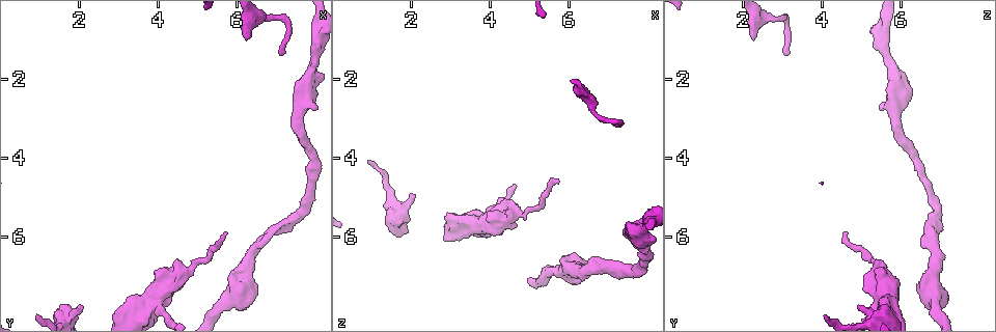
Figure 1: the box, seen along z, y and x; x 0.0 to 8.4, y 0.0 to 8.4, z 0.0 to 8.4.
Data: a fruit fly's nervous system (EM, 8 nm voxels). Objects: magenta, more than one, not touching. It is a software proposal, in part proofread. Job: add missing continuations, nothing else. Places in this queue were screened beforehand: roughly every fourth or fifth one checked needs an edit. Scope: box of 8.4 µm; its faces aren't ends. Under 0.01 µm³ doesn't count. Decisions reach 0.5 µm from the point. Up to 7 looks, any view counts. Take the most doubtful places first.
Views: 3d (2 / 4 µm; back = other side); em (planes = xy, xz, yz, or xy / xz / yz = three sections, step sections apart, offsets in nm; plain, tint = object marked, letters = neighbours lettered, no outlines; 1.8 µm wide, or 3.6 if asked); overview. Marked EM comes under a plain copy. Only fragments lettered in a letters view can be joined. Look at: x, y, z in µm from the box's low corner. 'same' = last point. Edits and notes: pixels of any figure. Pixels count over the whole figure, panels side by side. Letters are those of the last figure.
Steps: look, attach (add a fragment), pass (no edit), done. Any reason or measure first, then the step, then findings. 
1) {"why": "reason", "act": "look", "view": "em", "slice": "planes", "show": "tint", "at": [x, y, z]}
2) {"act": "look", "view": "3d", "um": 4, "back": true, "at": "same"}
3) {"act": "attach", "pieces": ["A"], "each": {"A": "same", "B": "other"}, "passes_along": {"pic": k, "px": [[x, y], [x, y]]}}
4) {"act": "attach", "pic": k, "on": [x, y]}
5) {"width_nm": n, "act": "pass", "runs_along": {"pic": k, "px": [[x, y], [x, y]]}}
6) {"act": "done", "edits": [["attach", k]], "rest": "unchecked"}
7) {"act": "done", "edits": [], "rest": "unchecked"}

{"why": "free end", "act": "look", "view": "3d", "um": 2, "at": [2.15, 7.70, 4.95]}

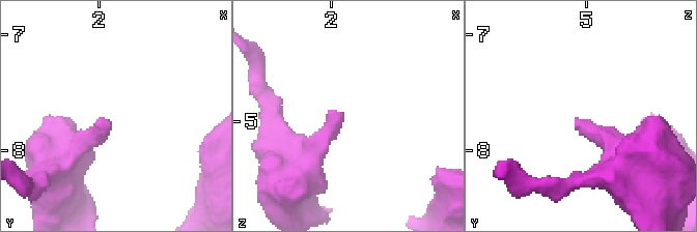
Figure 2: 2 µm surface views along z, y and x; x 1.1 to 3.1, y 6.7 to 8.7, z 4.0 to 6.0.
{"why": "need the tissue", "act": "look", "view": "em", "slice": "planes", "show": "letters", "at": [2.08, 7.76, 4.92]}

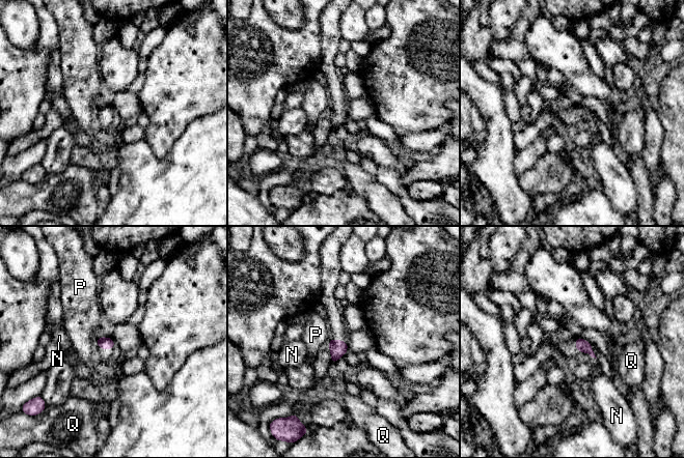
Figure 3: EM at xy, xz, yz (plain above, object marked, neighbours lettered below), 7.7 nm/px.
{"width_nm": 100, "longest_contact_nm": ["P", 90], "act": "pass", "each": {"N": "other", "P": "other", "Q": "other"}, "found": "no lettered fragment goes on from it"}

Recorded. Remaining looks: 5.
{"why": "calibre changes", "act": "look", "view": "em", "slice": "planes", "show": "letters", "at": [6.20, 6.70, 6.85]}

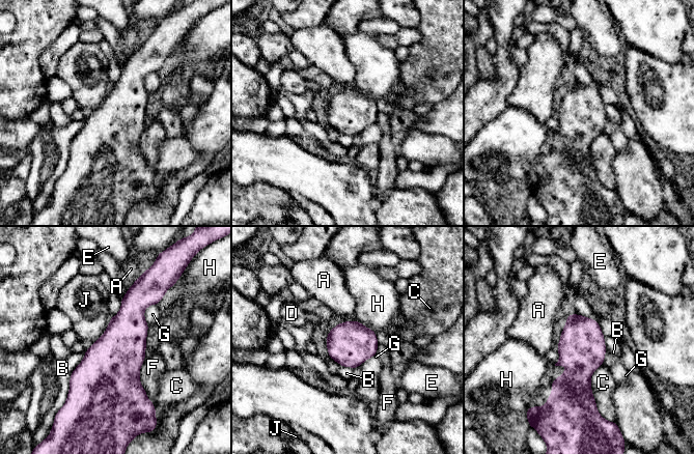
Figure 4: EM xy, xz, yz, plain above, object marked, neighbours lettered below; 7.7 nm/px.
{"width_nm": 360, "act": "pass", "each": {"A": "other", "B": "other", "C": "other", "D": "other", "E": "other", "F": "other", "G": "other", "H": "other", "J": "other"}, "border": {"pic": 4, "px": [[111, 317], [106, 330], [93, 342]]}, "found": "no lettered fragment goes on from it"}

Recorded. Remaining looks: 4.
{"why": "an open end", "act": "look", "view": "em", "slice": "planes", "show": "letters", "at": [6.20, 0.95, 2.15]}

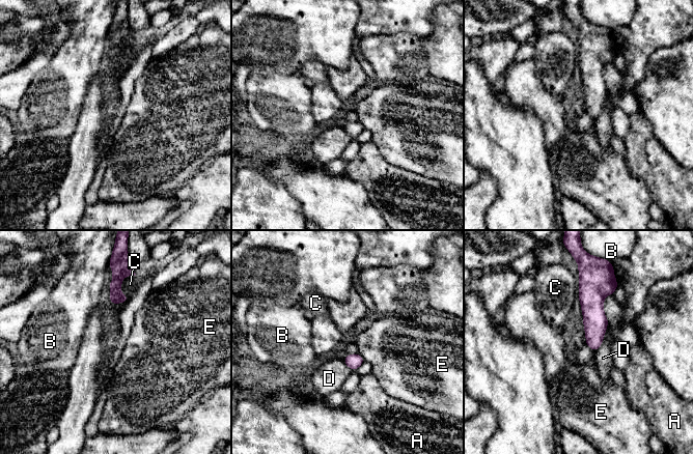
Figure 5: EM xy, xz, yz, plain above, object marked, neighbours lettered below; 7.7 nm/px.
{"act": "pass", "each": {"A": "other", "B": "other", "C": "other", "D": "other", "E": "other"}, "border": {"pic": 5, "px": [[357, 353], [365, 361]]}, "found": "none of them fits"}

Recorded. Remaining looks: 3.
{"act": "done", "edits": [], "rest": "unchecked"}

